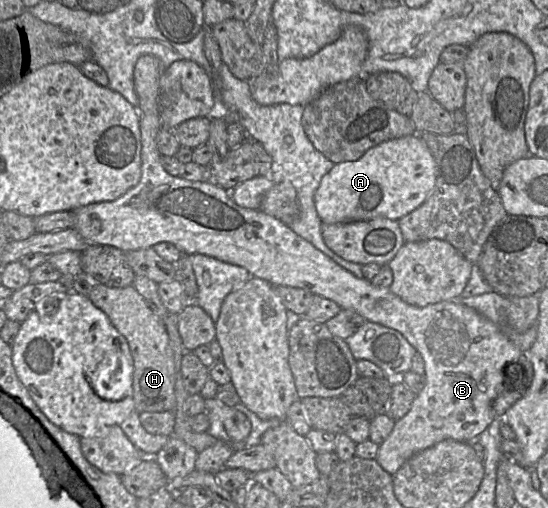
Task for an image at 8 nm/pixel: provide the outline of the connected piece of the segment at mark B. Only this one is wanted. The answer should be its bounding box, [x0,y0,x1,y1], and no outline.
[65,55,522,475]

